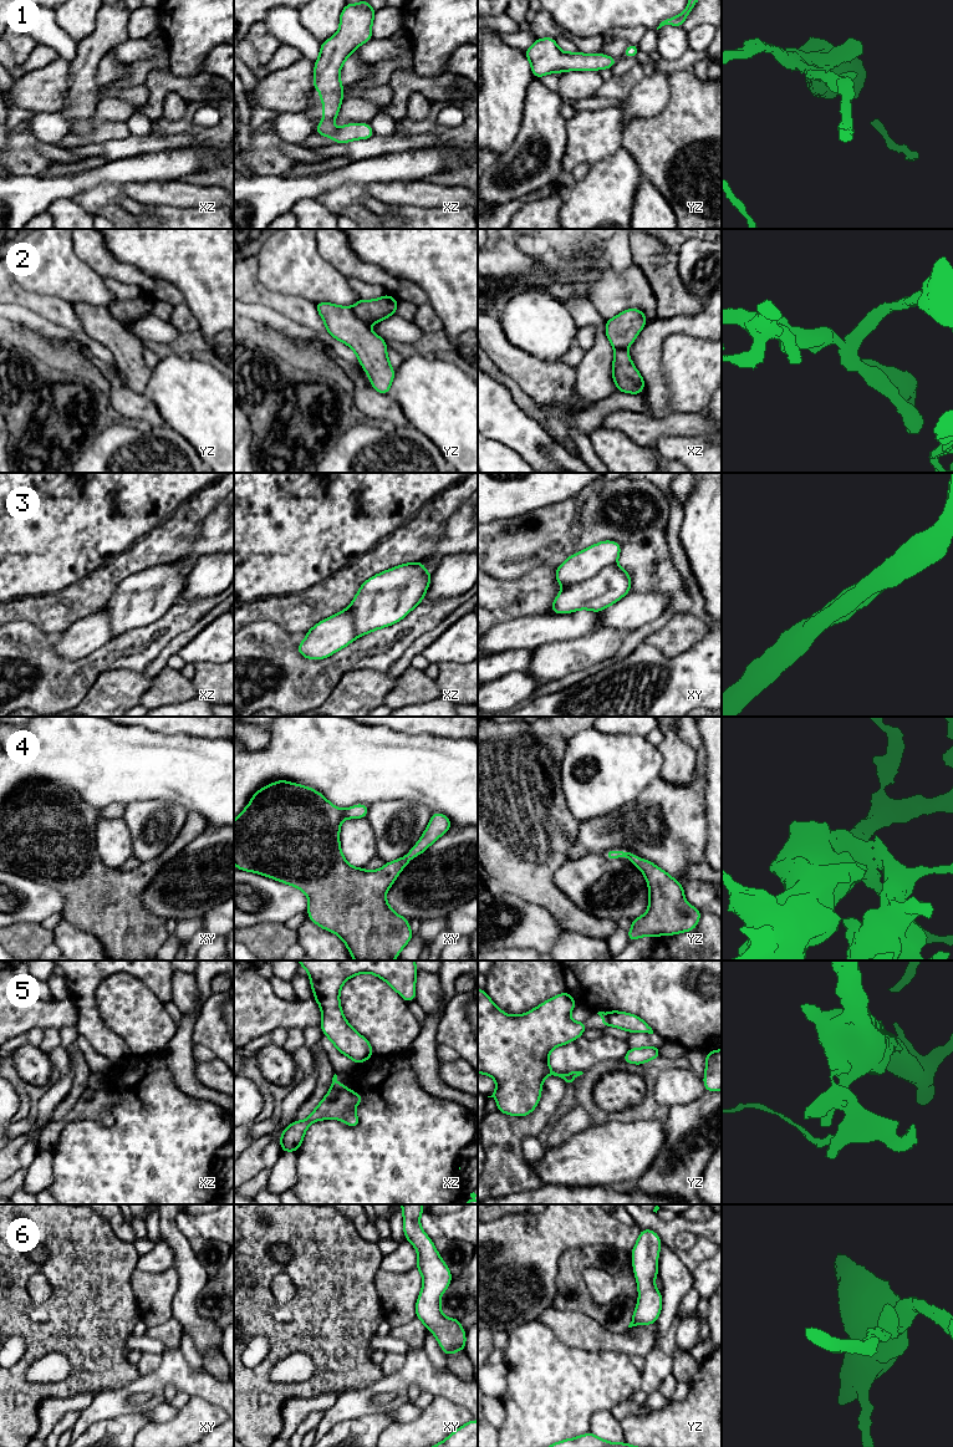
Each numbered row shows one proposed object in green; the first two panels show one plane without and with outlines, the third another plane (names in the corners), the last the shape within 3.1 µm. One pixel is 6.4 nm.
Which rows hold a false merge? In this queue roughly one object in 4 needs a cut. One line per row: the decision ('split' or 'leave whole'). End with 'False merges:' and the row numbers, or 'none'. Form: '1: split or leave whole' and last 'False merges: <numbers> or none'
1: leave whole
2: leave whole
3: split
4: leave whole
5: split
6: leave whole
False merges: 3, 5

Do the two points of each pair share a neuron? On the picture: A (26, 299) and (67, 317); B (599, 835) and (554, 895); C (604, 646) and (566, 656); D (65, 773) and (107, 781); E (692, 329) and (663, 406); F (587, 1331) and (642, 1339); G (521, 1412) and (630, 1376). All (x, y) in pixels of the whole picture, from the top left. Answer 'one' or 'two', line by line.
A: one
B: two
C: one
D: one
E: one
F: one
G: one

